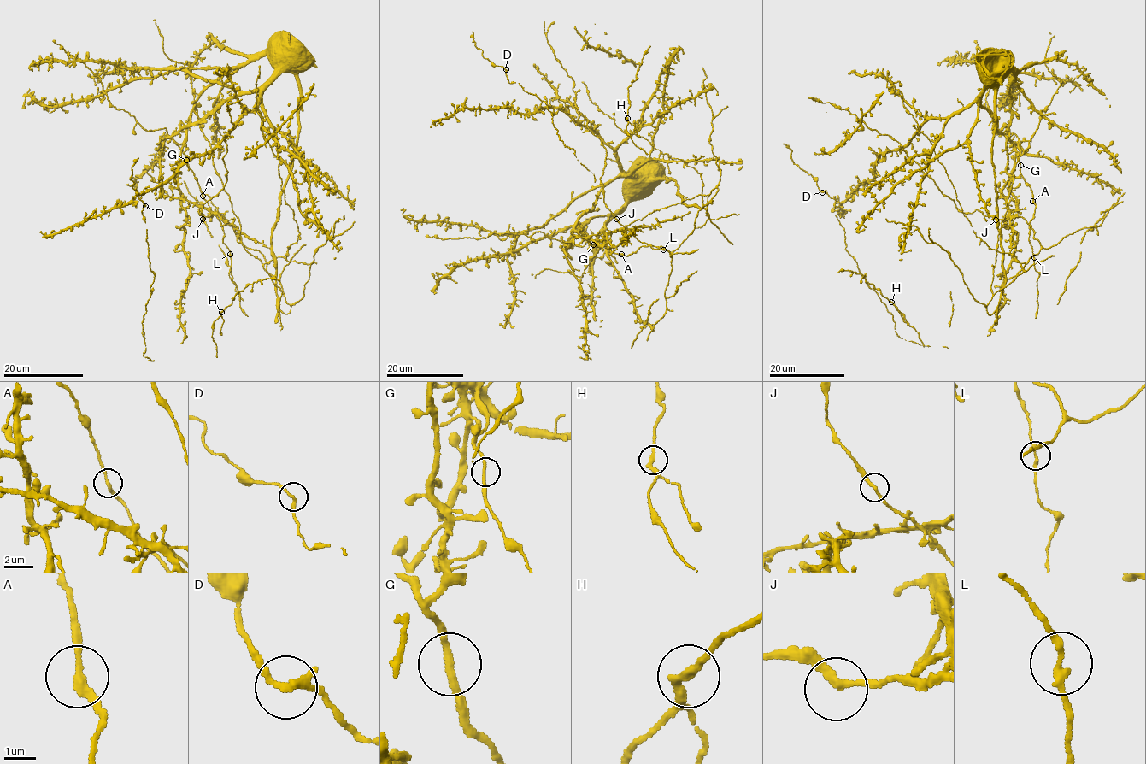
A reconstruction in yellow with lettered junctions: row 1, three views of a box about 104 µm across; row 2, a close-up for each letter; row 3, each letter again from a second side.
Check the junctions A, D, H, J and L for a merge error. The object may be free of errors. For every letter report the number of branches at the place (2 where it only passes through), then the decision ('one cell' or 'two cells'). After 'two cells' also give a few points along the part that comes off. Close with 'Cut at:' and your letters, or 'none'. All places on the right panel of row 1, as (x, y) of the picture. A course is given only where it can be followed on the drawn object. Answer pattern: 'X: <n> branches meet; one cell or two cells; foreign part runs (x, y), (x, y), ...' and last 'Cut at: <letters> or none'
A: 2 branches meet; one cell
D: 2 branches meet; one cell
H: 2 branches meet; one cell
J: 2 branches meet; one cell
L: 2 branches meet; one cell
Cut at: none

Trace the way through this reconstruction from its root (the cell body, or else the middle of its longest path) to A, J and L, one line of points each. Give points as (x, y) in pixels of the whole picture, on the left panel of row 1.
A: (302, 51), (297, 51), (260, 86), (233, 96), (211, 113), (167, 136), (183, 152), (202, 196)
J: (302, 51), (260, 86), (233, 96), (164, 142), (159, 179), (164, 195), (202, 205), (209, 214), (202, 219)
L: (302, 51), (260, 86), (233, 96), (167, 138), (185, 155), (202, 196), (219, 219), (230, 254)

